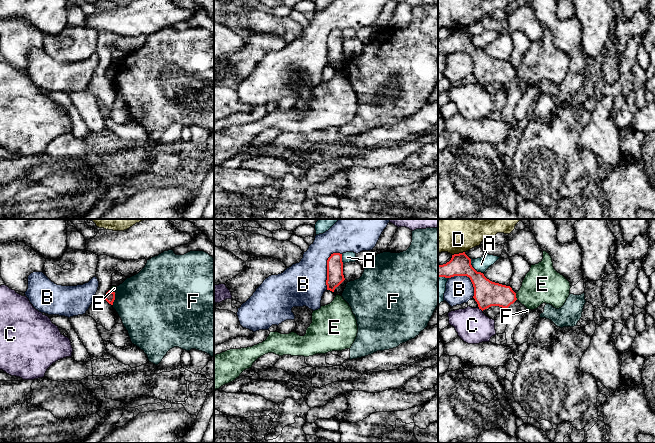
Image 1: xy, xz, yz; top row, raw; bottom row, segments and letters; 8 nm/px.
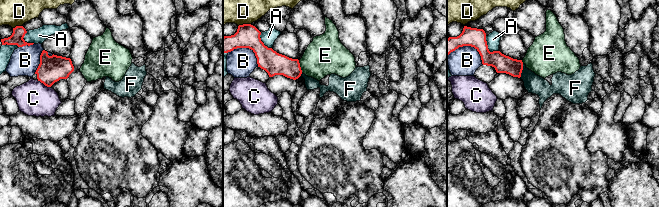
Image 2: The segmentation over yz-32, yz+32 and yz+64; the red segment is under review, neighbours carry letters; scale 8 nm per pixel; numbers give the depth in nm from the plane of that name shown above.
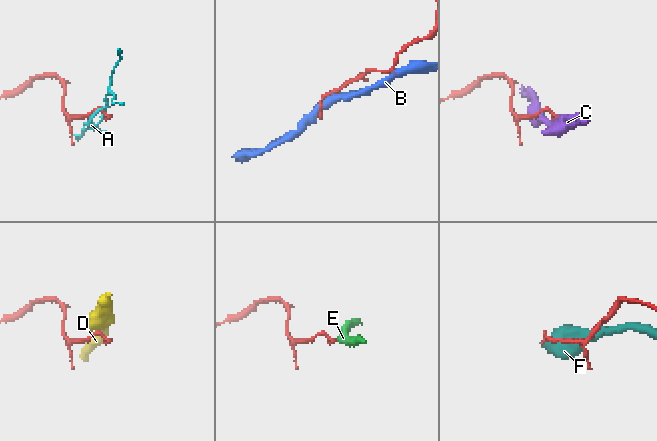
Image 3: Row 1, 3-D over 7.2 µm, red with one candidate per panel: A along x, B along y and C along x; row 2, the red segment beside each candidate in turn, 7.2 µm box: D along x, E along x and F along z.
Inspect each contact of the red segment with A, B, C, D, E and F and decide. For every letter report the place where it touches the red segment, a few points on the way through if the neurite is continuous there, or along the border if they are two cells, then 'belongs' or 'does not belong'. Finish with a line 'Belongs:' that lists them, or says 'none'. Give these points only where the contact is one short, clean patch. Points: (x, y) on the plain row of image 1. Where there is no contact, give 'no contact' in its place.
A: meets red in yz at (473, 44); does not belong
B: meets red in xz at (327, 44); does not belong
C: meets red in yz at (480, 84); does not belong
D: meets red in yz at (458, 30); border along yz (464, 27), (452, 31); does not belong
E: meets red in yz at (515, 72); border along yz (515, 69), (517, 75); does not belong
F: meets red in xy at (114, 74); border along xy (115, 68), (112, 80); does not belong
Belongs: none

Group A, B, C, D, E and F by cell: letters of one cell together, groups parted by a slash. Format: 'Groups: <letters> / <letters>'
Groups: A / B / C / D / E / F

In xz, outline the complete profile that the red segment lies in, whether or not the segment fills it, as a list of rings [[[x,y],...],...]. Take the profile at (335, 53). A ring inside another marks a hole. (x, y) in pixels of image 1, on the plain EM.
[[[333,29],[327,36],[327,66],[334,68],[344,56],[342,30]]]

